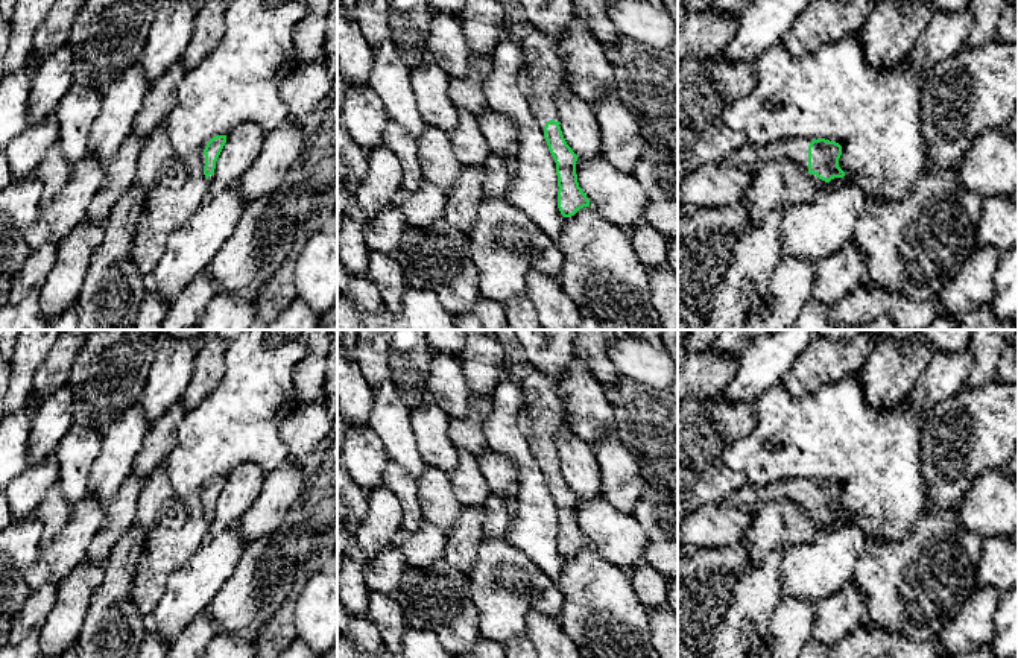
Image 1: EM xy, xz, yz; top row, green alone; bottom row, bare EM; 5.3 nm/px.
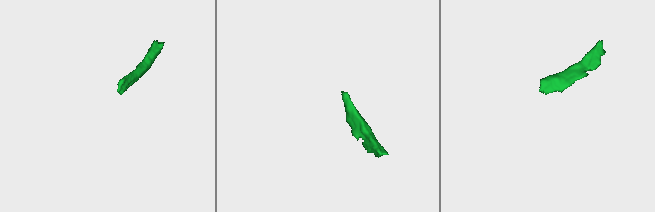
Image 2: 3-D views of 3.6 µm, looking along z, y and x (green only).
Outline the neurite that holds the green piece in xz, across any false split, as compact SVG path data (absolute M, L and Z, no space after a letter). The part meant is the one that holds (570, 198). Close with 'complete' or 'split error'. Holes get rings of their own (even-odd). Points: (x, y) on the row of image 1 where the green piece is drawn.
M500 0L500 3L504 9L507 38L524 49L518 84L556 163L558 208L564 217L574 216L580 208L590 207L590 201L577 182L577 155L567 144L559 126L555 94L567 87L567 78L558 46L530 23L520 0Z; split error

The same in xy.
M216 135L201 149L201 161L204 167L204 175L208 182L213 179L213 173L216 169L216 161L226 143L226 135Z; split error

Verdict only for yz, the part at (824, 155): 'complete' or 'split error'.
split error

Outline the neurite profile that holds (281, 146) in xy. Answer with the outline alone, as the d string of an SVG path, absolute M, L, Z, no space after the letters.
M286 120L275 129L267 131L257 160L239 182L245 202L248 204L275 191L283 184L302 146L301 122Z

